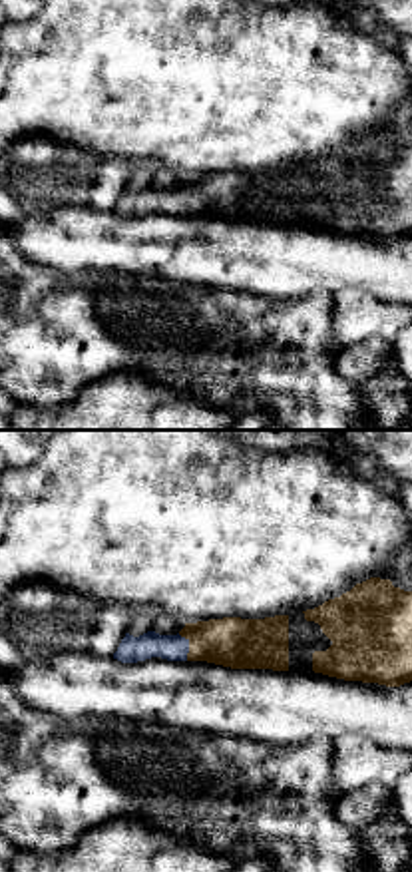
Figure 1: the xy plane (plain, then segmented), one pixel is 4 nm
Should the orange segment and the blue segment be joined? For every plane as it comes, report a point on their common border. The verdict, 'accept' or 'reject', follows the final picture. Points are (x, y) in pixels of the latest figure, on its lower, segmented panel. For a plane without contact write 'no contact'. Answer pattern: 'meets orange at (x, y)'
meets orange at (190, 646)

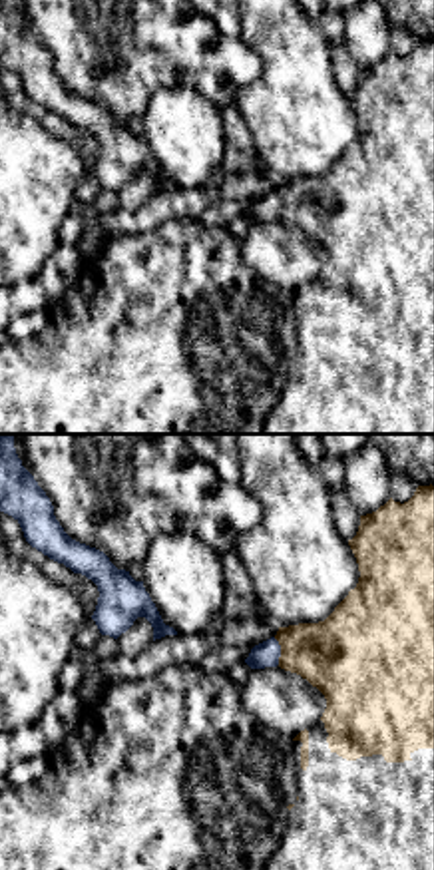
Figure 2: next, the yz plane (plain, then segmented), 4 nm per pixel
meets orange at (281, 652)

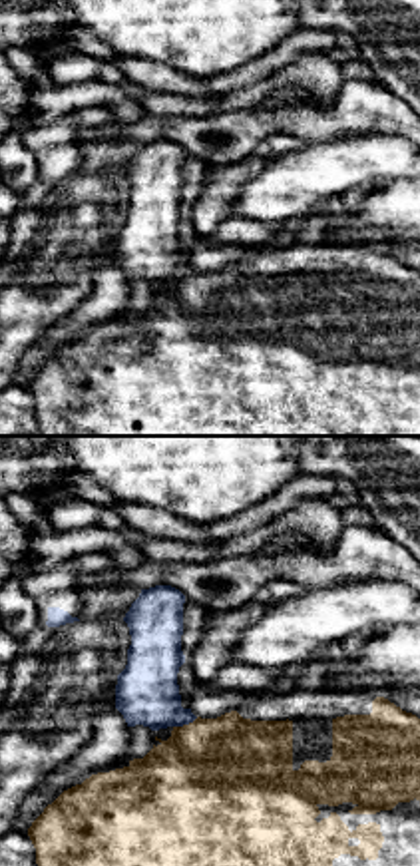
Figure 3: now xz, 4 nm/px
meets orange at (186, 725)

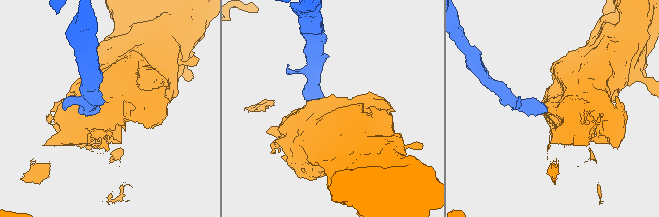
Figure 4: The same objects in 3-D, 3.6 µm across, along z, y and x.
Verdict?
accept

